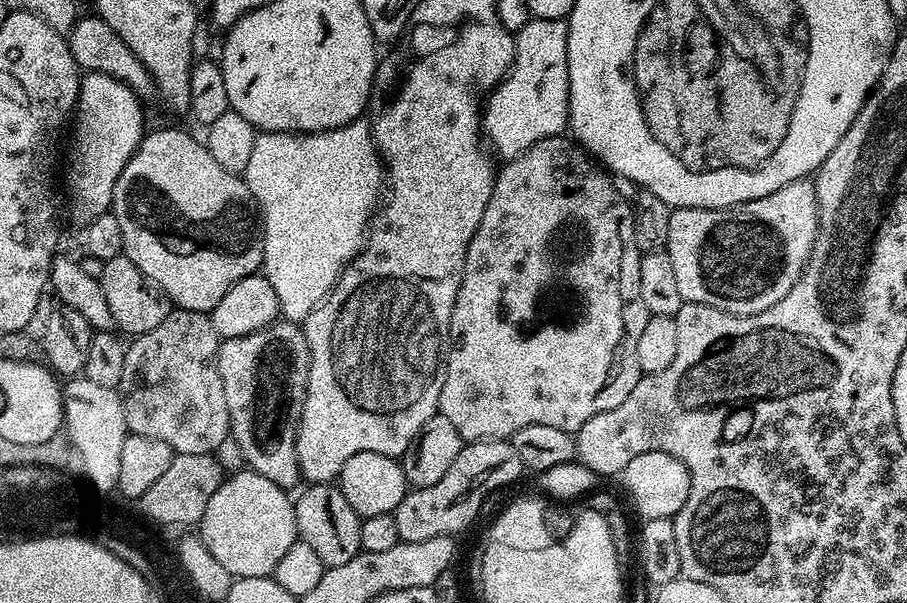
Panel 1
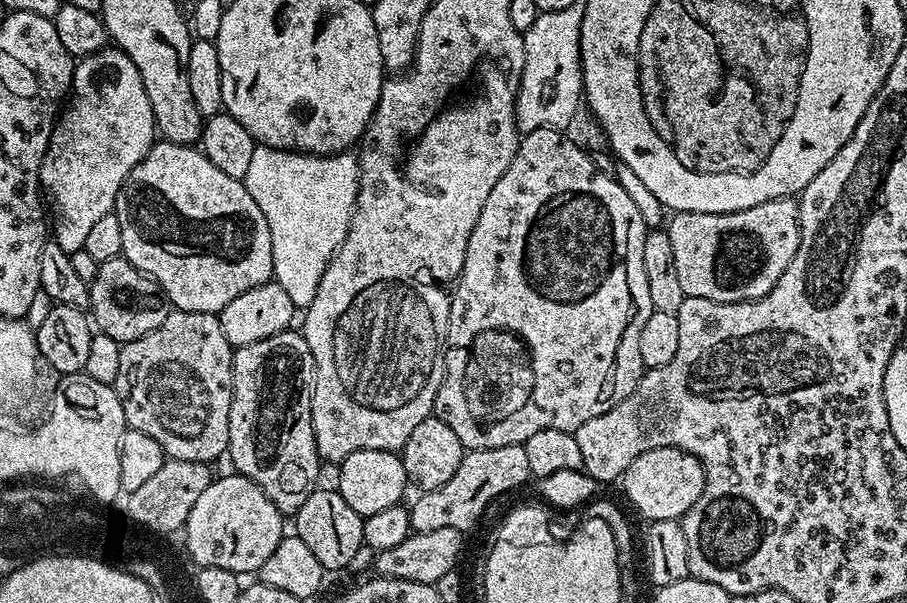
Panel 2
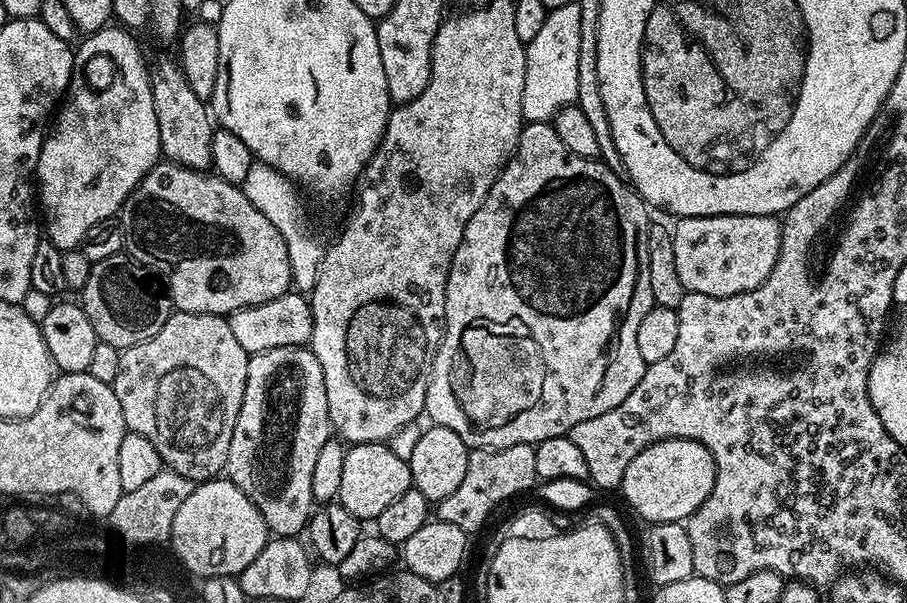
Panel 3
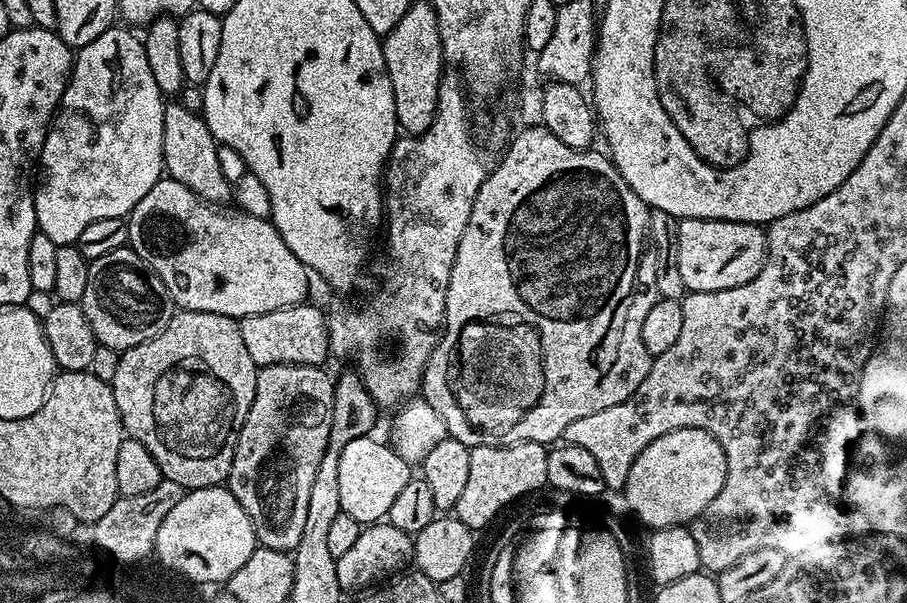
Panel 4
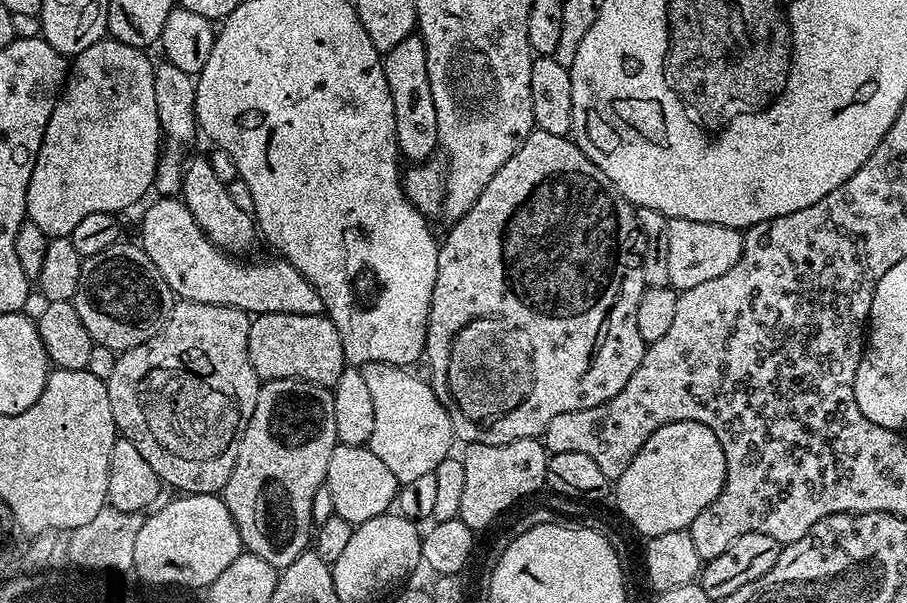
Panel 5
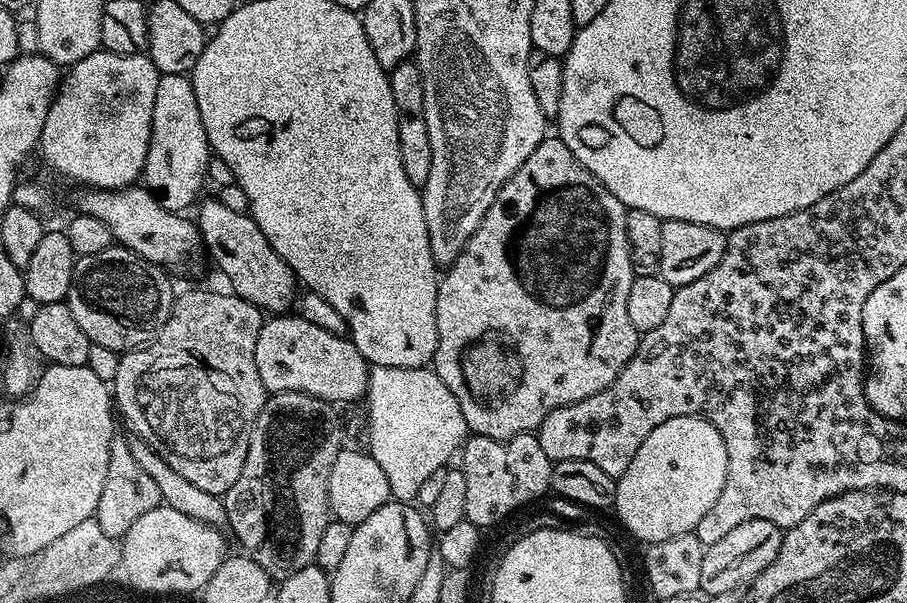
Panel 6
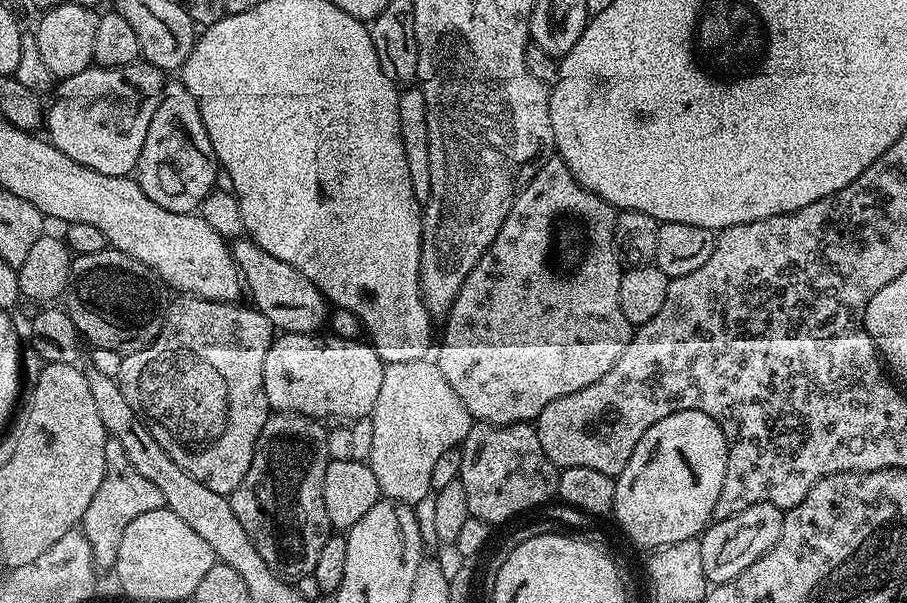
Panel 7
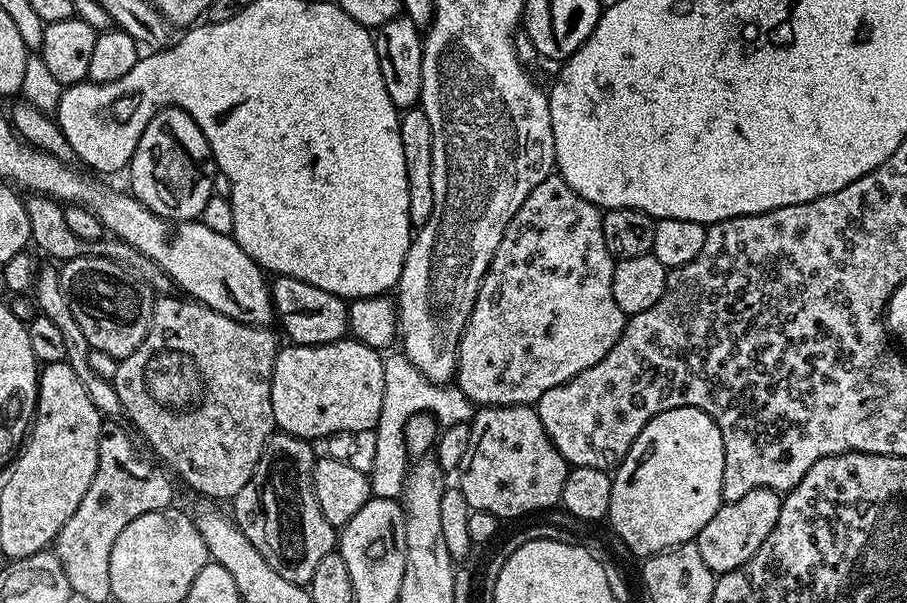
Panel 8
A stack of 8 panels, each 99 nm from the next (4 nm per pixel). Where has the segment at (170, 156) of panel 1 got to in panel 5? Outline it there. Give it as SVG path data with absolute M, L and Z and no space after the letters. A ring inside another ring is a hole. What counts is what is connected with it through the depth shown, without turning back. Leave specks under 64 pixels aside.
M156 198L140 220L138 243L179 299L234 306L249 314L281 312L319 316L324 312L318 290L289 260L275 258L260 260L257 264L243 264L243 259L229 256L210 242L198 222L194 222L183 199Z

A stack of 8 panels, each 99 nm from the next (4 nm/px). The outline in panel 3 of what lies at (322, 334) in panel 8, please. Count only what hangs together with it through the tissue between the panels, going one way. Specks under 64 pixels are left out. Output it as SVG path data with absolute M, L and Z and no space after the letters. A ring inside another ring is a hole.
M160 56L151 61L148 74L152 83L154 98L154 114L158 118L159 151L165 161L181 164L187 168L208 170L212 168L211 138L214 131L214 120L210 108L205 101L190 90L190 82L186 82L186 74L175 59Z

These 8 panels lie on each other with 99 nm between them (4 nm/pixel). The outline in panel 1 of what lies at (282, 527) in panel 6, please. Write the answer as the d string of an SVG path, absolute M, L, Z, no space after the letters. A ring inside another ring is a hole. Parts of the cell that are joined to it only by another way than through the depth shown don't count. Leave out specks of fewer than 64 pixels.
M281 319L269 328L246 334L242 338L230 338L220 341L216 355L218 374L222 374L222 386L226 390L226 406L232 419L231 439L236 439L240 452L249 469L262 478L270 478L279 488L292 490L296 483L301 483L300 463L296 449L296 435L300 429L302 406L306 398L306 382L310 354L304 337L304 329L299 323Z

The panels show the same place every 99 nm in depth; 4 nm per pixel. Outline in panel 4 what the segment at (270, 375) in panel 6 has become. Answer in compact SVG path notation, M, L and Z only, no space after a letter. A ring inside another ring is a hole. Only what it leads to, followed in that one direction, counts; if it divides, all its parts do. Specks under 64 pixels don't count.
M312 302L286 306L282 310L270 310L270 314L246 316L239 321L242 330L242 343L250 353L250 358L260 368L274 366L275 364L315 364L323 365L324 359L329 359L328 351L328 317L325 309L315 308Z

